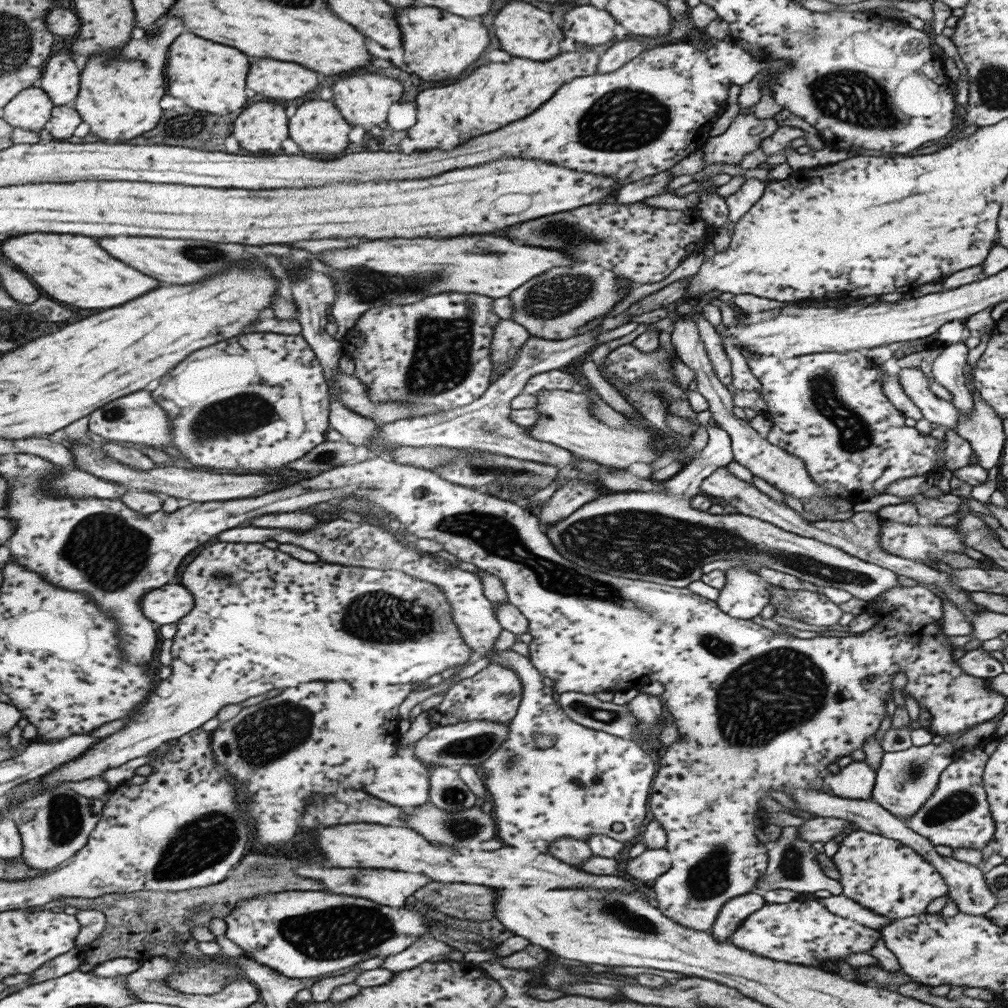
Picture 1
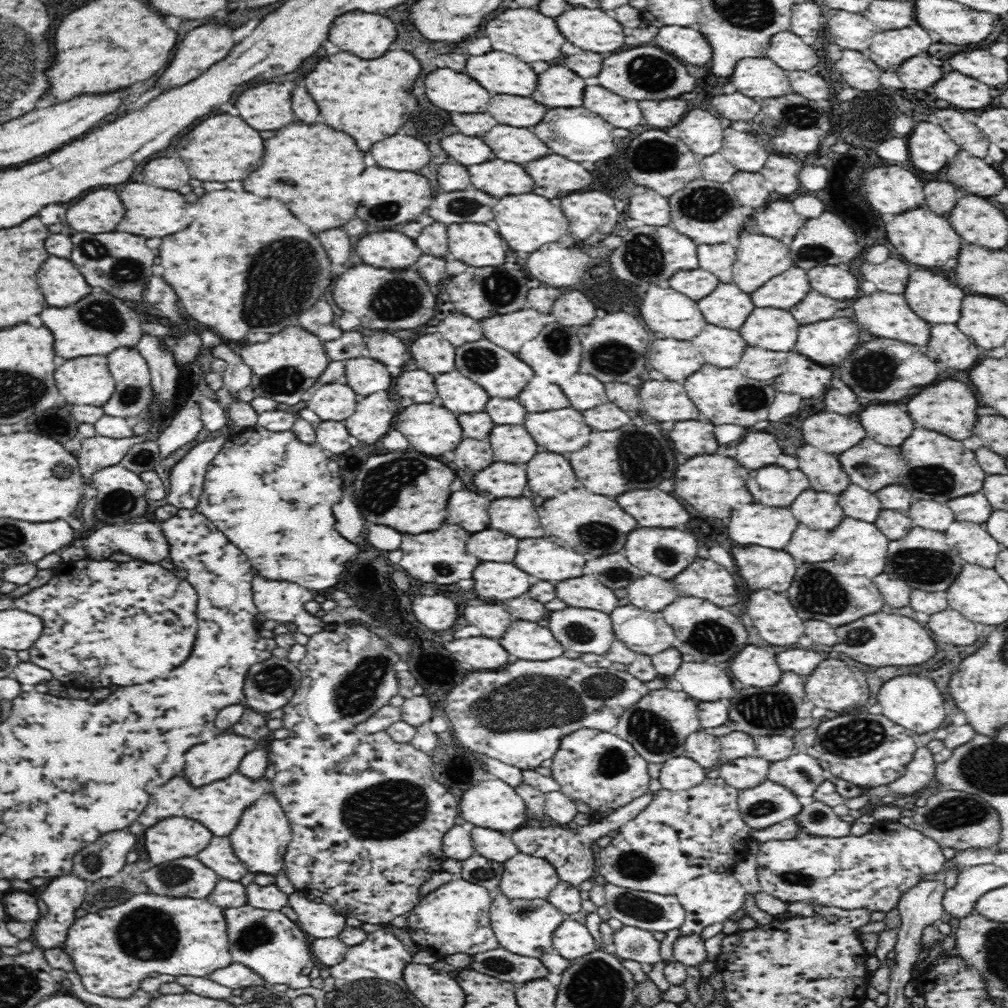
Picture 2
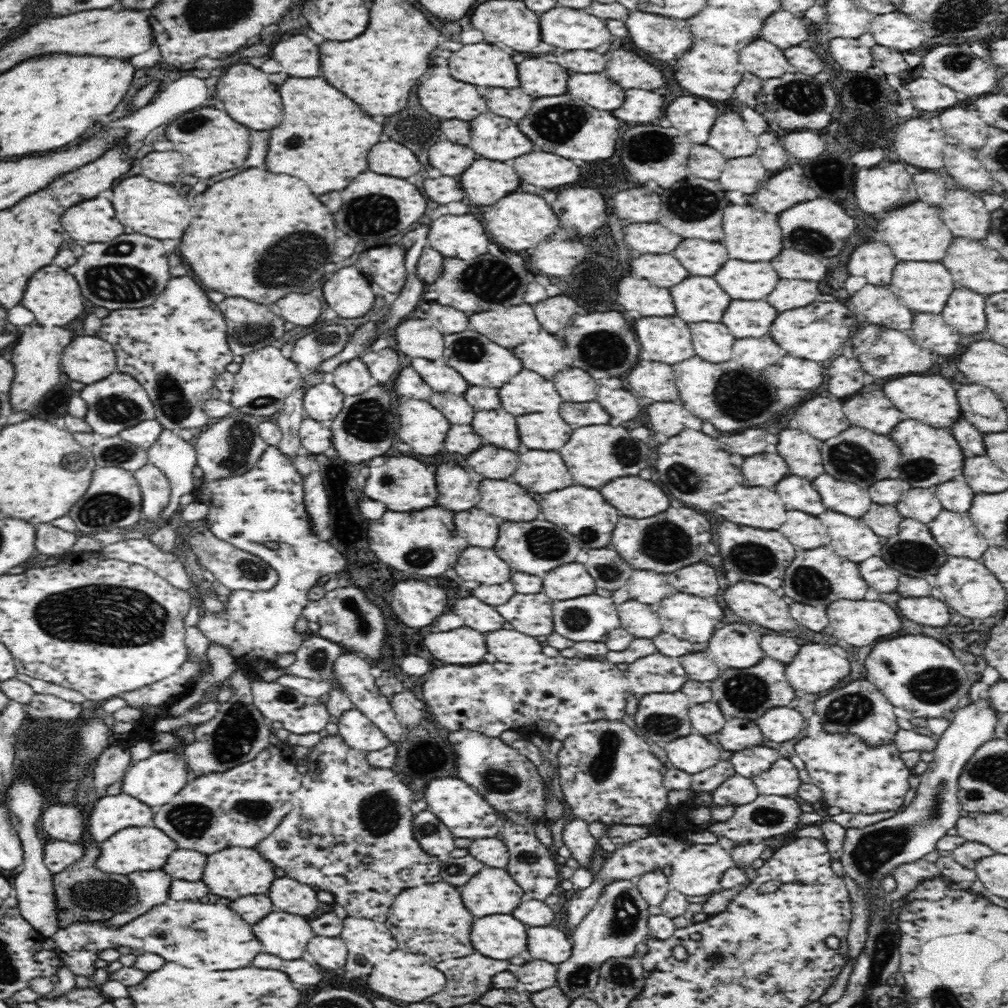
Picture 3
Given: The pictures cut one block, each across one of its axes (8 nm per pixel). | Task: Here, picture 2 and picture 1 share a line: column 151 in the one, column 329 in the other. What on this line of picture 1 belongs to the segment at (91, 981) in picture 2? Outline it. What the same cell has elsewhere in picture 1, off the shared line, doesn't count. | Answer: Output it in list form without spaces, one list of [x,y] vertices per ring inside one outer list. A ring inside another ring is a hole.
[[[289,890],[239,900],[223,921],[226,924],[225,938],[237,944],[243,952],[242,956],[251,958],[257,964],[271,968],[284,977],[299,980],[327,976],[367,958],[384,959],[393,956],[411,947],[419,935],[428,933],[431,927],[435,927],[429,926],[427,920],[415,910],[407,910],[404,907],[391,908],[364,898],[309,890]]]

